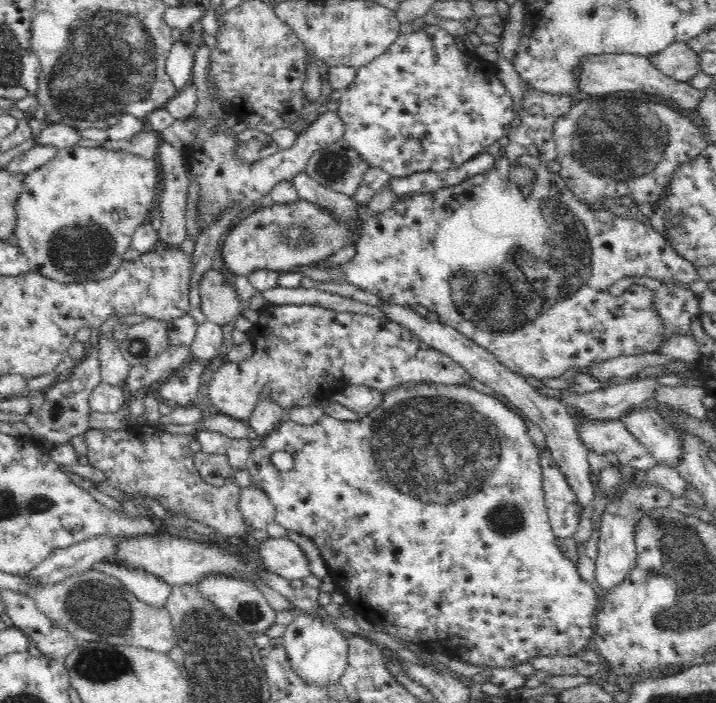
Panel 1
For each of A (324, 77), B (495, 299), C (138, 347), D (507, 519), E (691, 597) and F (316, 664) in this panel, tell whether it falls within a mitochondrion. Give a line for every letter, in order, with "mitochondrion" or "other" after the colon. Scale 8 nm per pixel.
A: other
B: mitochondrion
C: mitochondrion
D: mitochondrion
E: mitochondrion
F: other

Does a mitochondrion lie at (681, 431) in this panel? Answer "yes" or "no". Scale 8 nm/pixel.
no

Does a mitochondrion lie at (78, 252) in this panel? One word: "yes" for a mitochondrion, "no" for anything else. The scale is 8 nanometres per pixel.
yes

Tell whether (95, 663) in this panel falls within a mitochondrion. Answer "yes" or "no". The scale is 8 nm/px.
yes

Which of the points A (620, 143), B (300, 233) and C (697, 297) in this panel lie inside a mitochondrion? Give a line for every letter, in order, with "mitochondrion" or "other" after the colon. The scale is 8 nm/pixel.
A: mitochondrion
B: mitochondrion
C: other

